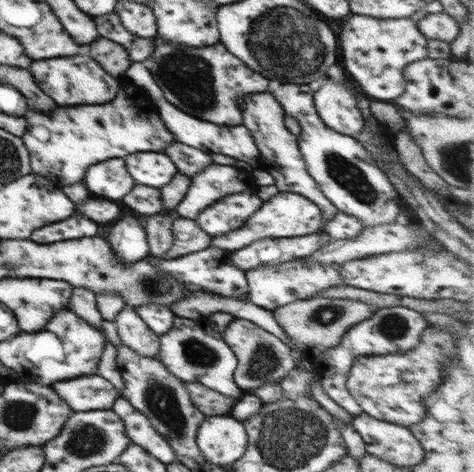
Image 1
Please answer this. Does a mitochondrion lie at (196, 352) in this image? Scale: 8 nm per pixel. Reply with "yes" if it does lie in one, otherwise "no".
yes

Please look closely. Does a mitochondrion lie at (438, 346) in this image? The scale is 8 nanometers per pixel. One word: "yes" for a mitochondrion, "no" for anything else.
no

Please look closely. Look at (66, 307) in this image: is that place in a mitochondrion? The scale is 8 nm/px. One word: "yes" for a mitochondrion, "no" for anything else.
no

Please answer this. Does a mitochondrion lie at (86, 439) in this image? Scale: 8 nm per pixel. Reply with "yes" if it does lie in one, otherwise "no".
yes

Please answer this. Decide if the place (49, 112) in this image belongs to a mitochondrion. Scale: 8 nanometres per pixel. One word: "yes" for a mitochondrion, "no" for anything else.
no

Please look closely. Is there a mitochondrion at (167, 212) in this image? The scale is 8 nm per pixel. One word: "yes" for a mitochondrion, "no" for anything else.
no

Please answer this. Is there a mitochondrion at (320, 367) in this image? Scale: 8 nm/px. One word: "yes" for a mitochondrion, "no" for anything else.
no

